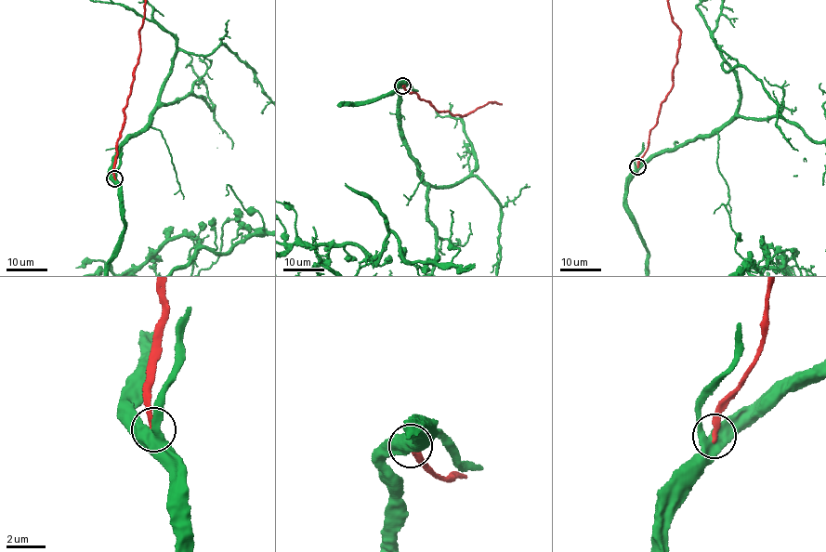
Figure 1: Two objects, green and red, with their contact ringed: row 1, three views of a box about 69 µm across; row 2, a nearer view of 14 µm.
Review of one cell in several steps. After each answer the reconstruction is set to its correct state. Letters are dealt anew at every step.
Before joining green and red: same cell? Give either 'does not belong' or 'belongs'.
does not belong

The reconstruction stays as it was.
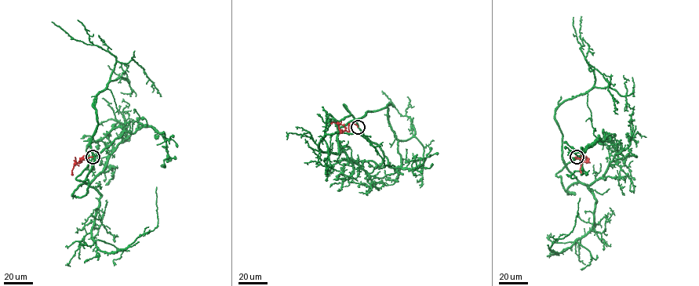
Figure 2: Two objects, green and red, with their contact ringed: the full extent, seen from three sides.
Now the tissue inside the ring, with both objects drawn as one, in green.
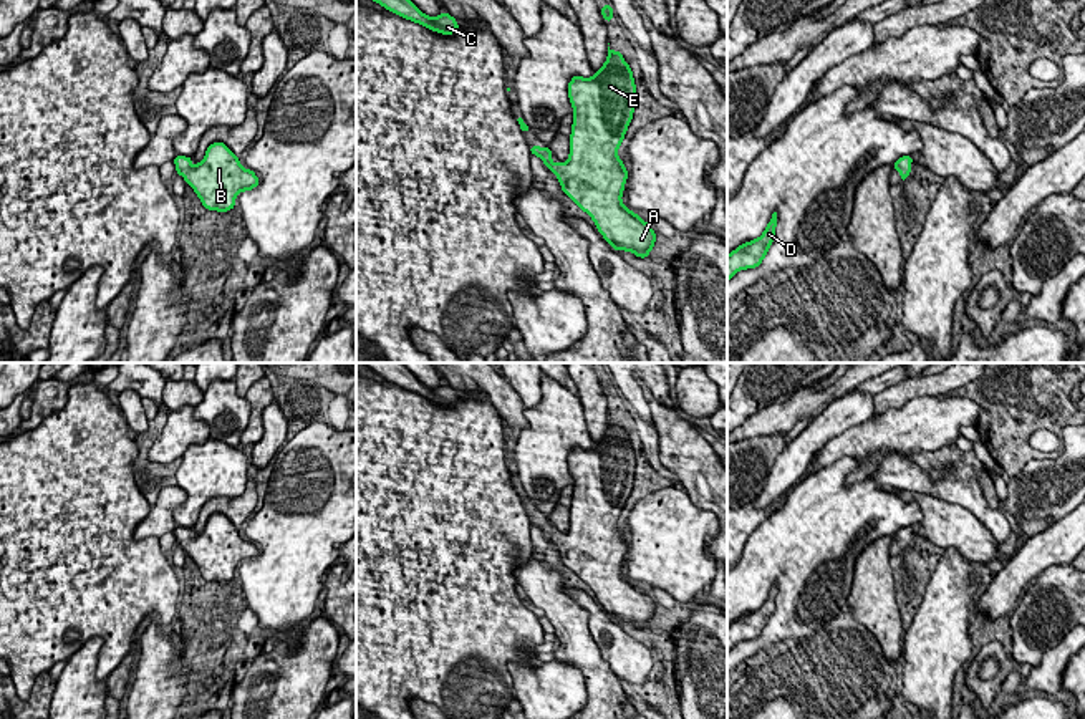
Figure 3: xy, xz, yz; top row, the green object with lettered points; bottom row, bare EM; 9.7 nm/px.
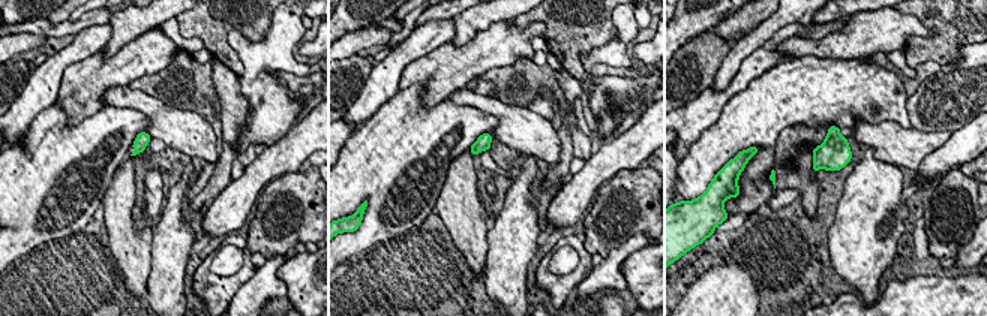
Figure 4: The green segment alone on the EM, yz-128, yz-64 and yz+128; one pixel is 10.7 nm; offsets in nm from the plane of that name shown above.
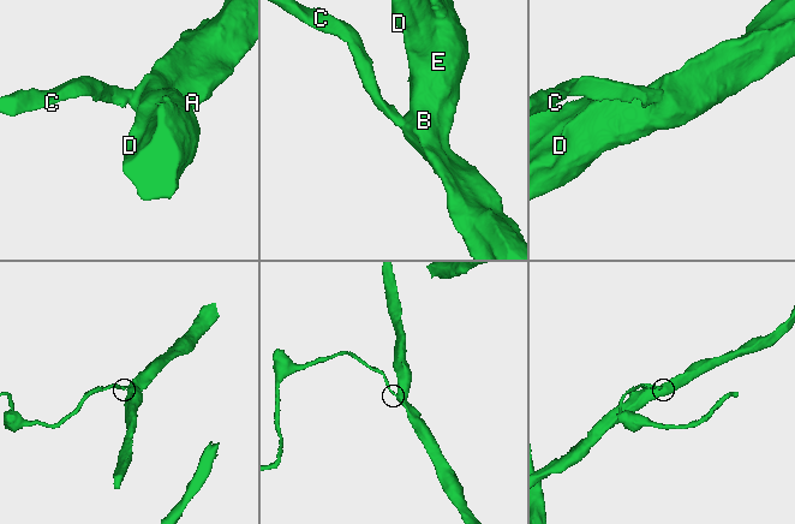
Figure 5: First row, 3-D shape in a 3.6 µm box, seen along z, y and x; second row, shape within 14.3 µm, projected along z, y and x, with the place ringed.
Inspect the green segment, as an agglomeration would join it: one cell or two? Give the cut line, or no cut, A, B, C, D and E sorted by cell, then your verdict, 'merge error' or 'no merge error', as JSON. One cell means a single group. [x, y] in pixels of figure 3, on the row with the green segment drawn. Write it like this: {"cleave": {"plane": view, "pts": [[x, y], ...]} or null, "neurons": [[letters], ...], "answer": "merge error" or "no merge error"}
{"cleave": null, "neurons": [["A", "B", "C", "D", "E"]], "answer": "no merge error"}

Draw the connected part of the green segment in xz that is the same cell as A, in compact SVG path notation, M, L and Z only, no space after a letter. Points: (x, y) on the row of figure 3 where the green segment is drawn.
M608 46L608 58L600 71L591 78L575 75L568 83L568 96L573 106L568 161L553 164L553 152L548 146L530 146L530 152L538 156L548 171L558 177L563 194L593 219L603 239L615 250L633 252L636 257L646 258L654 247L656 232L621 202L628 171L618 157L618 147L624 141L633 119L636 99L633 71L621 56L623 53Z

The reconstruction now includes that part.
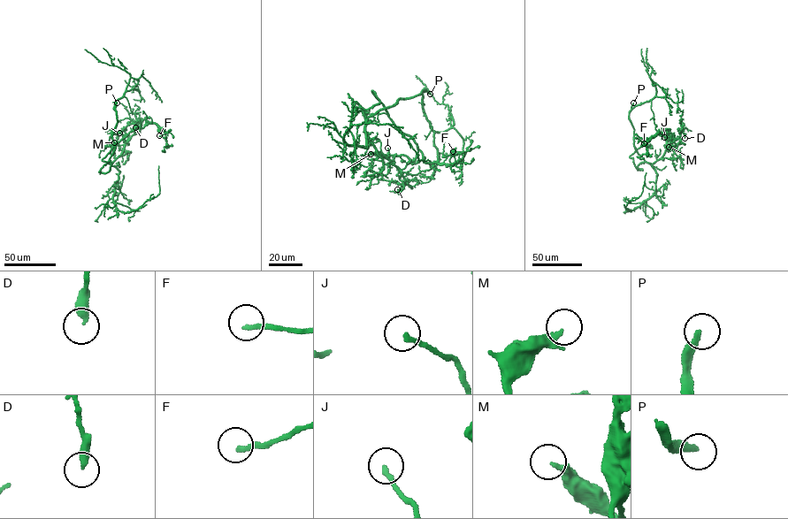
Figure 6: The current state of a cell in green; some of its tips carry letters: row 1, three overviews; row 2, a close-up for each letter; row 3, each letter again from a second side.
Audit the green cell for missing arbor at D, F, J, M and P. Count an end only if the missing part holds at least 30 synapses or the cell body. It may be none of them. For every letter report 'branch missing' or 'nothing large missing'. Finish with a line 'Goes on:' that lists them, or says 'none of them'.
D: nothing large missing
F: nothing large missing
J: nothing large missing
M: nothing large missing
P: branch missing
Goes on: P

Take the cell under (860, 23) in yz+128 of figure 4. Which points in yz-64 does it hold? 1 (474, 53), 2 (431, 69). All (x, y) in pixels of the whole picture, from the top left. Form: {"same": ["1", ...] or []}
{"same": ["1", "2"]}

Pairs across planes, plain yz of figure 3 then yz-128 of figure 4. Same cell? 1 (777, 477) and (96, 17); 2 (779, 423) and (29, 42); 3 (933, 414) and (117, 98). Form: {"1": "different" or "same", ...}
{"1": "different", "2": "same", "3": "different"}

